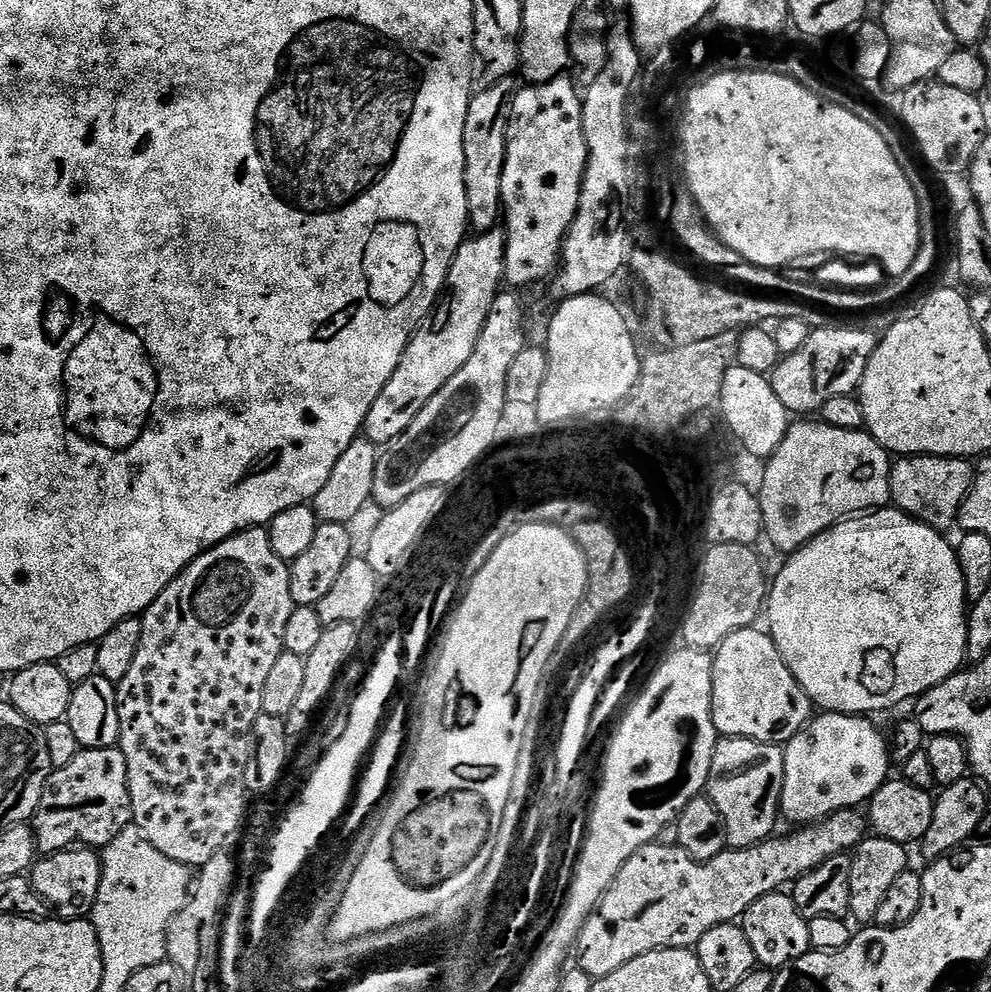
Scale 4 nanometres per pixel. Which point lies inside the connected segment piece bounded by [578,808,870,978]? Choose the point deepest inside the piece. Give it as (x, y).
(662, 898)

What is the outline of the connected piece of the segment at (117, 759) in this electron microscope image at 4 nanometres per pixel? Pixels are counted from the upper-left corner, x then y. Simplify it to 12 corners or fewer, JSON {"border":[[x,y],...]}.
{"border":[[85,748],[34,817],[44,854],[102,850],[132,823],[126,758]]}

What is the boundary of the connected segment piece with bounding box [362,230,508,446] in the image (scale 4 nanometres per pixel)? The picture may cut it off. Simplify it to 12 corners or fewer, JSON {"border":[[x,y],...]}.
{"border":[[507,235],[465,239],[362,432],[387,446],[470,362]]}

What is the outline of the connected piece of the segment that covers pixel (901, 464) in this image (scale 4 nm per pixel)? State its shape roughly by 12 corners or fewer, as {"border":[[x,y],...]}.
{"border":[[902,456],[891,503],[948,530],[972,489],[959,456]]}

